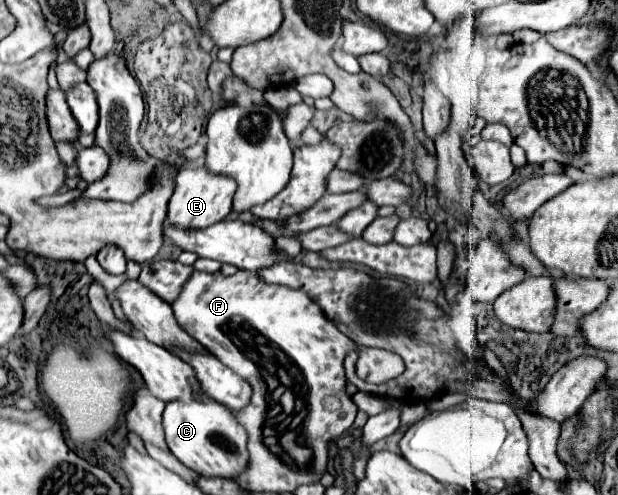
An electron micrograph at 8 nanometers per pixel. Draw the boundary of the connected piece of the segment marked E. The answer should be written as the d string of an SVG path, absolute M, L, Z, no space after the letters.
M184 163L176 175L176 189L168 201L168 221L180 227L208 227L222 221L232 211L232 199L236 193L236 181L228 175L208 173L206 167Z

